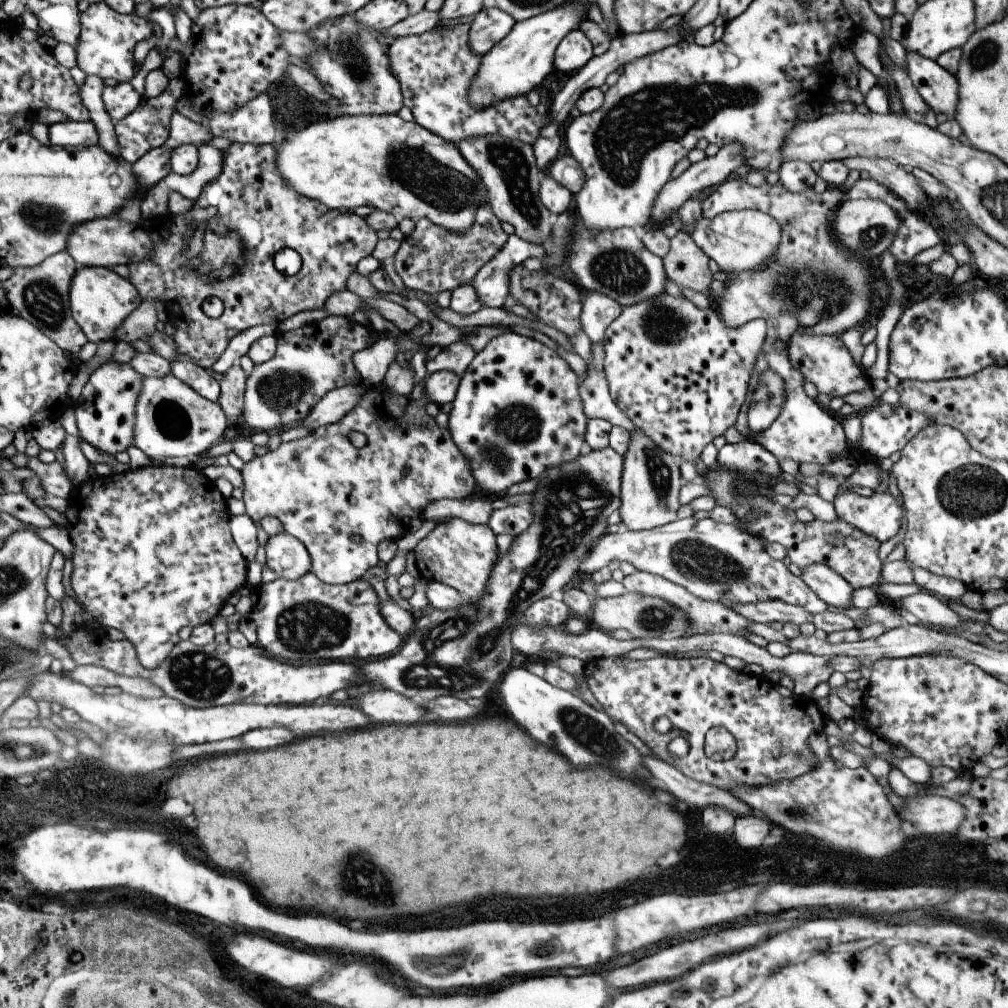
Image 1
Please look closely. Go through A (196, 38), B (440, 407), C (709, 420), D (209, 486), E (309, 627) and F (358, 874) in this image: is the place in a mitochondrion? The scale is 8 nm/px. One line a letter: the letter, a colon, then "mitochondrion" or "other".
A: other
B: other
C: other
D: other
E: mitochondrion
F: mitochondrion

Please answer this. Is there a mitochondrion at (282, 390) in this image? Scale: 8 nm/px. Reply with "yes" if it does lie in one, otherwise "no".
yes

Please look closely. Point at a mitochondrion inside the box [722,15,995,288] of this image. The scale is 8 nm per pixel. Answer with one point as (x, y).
(871, 236)

